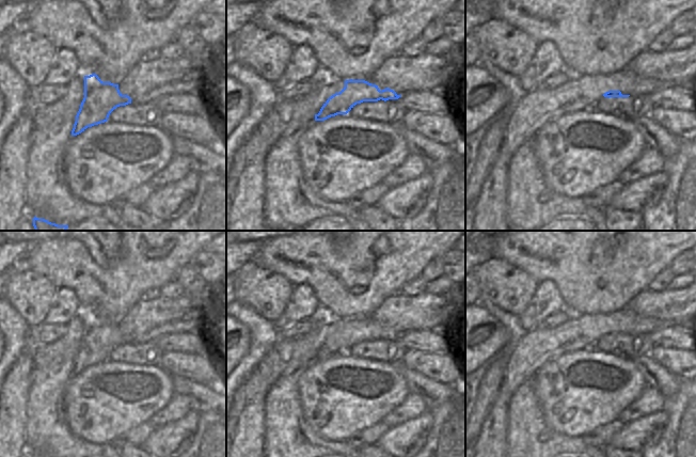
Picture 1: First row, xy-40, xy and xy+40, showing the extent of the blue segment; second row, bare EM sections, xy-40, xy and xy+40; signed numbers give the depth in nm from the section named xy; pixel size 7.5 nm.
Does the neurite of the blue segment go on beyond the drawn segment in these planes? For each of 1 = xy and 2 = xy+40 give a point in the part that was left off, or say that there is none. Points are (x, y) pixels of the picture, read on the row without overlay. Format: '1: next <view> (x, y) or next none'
1: next none
2: next none

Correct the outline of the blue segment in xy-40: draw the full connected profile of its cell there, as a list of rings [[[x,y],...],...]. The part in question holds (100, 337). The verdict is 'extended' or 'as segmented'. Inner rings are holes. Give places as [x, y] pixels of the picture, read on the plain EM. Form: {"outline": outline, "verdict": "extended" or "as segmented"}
{"outline": [[[96,313],[84,315],[84,337],[76,354],[72,375],[107,361],[115,347],[128,343],[131,343],[131,337],[121,333],[118,324],[102,321]]], "verdict": "as segmented"}

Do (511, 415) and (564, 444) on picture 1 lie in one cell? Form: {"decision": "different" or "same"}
{"decision": "same"}

